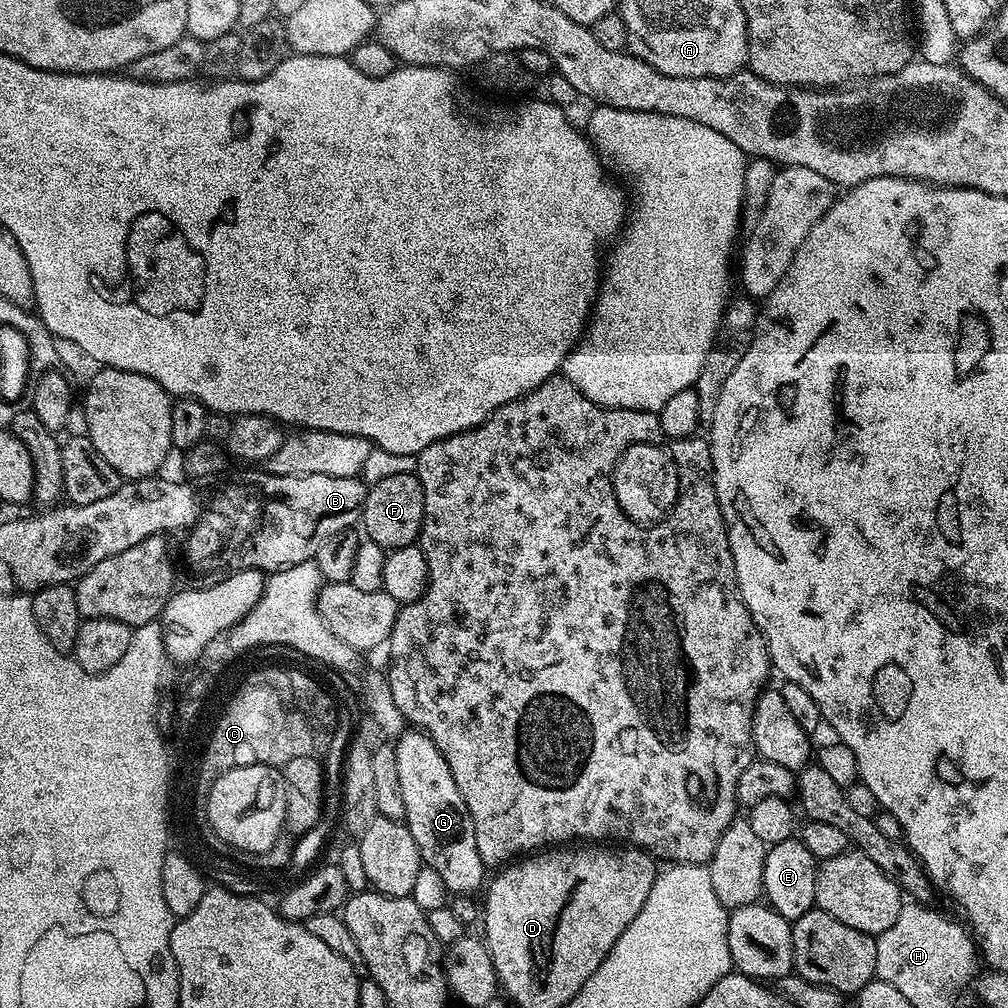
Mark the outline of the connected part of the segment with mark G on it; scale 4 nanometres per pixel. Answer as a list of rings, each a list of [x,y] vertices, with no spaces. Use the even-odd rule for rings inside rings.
[[[423,730],[404,731],[394,747],[398,758],[398,782],[406,802],[403,821],[410,834],[414,834],[414,842],[418,842],[421,861],[434,870],[438,878],[442,878],[449,893],[479,893],[486,880],[486,865],[478,854],[478,842],[474,842],[470,810],[466,810],[466,802],[462,802],[458,786],[454,786],[454,774],[450,774],[446,758],[442,758],[438,746],[434,746]]]

